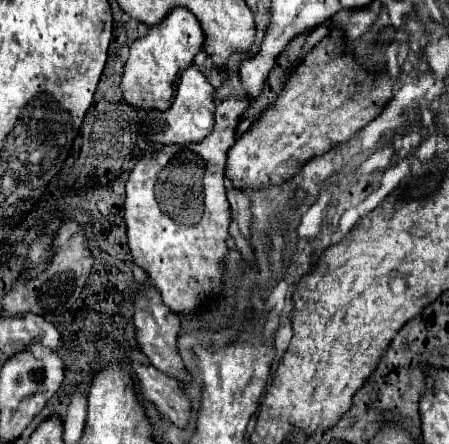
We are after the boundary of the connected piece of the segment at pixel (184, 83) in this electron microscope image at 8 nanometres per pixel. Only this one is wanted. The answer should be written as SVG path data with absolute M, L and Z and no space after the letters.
M188 68L180 76L172 106L166 112L160 110L144 112L144 124L140 126L140 130L152 142L190 144L190 142L200 142L210 132L212 124L214 124L214 88L210 86L210 82L202 72L198 72L196 68Z

